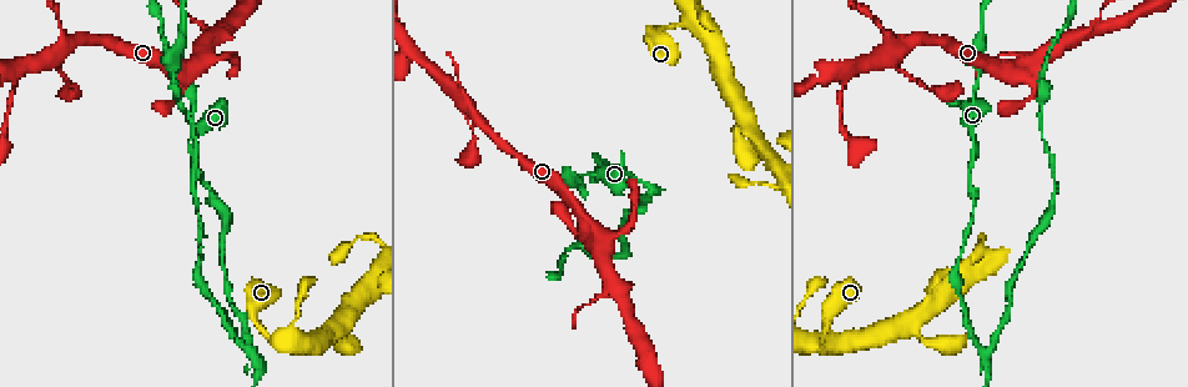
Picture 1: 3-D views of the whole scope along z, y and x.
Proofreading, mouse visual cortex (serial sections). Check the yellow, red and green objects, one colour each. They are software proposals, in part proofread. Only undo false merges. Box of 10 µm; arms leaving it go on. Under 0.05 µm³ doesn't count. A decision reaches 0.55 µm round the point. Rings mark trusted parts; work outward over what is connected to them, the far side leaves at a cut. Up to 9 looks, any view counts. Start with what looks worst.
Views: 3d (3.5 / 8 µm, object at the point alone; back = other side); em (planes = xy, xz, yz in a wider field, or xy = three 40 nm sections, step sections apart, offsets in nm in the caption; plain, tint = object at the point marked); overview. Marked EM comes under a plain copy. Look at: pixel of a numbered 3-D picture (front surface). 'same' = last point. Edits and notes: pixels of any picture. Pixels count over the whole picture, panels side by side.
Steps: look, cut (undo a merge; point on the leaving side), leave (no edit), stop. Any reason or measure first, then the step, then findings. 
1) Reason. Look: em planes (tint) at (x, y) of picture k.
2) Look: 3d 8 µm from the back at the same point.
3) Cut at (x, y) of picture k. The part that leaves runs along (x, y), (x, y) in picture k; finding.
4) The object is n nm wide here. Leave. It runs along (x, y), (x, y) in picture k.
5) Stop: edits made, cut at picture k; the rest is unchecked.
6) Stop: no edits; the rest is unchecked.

Three-way junction. Look: 3d 3.5 µm at (987, 352) of picture 1.

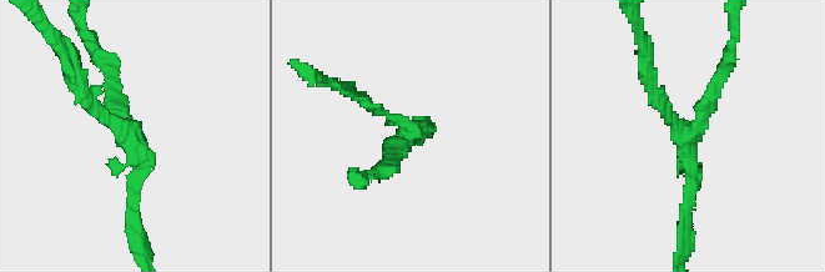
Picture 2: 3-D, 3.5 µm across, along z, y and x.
Look: em xy step 3 (tint) at (407, 130) of picture 2.

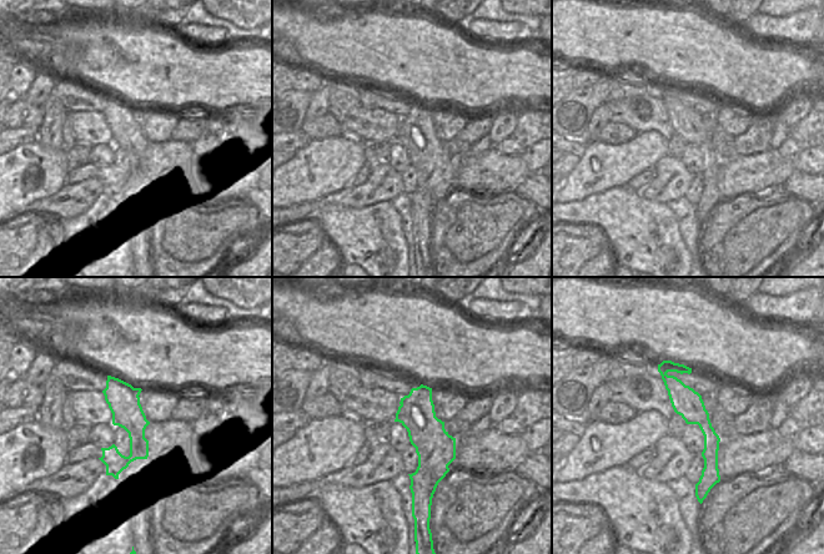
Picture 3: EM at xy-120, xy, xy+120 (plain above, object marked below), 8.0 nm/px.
The object is 300 nm wide here. Cut at (685, 213) of picture 2. The part that leaves runs along (690, 131), (707, 112), (735, 36) in picture 2; two cells meet here.

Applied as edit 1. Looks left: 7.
Small branch off a trunk. Look: 3d 3.5 µm at (816, 346) of picture 1.

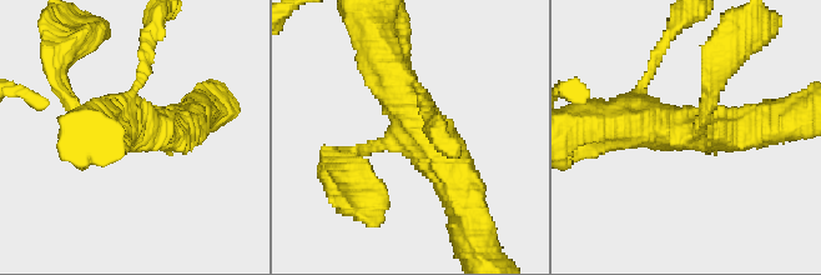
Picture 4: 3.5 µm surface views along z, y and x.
3 arms meet here; the arms are 150, 400, 500 nm wide. Look: em xy step 2 (tint) at (411, 136) of picture 4.

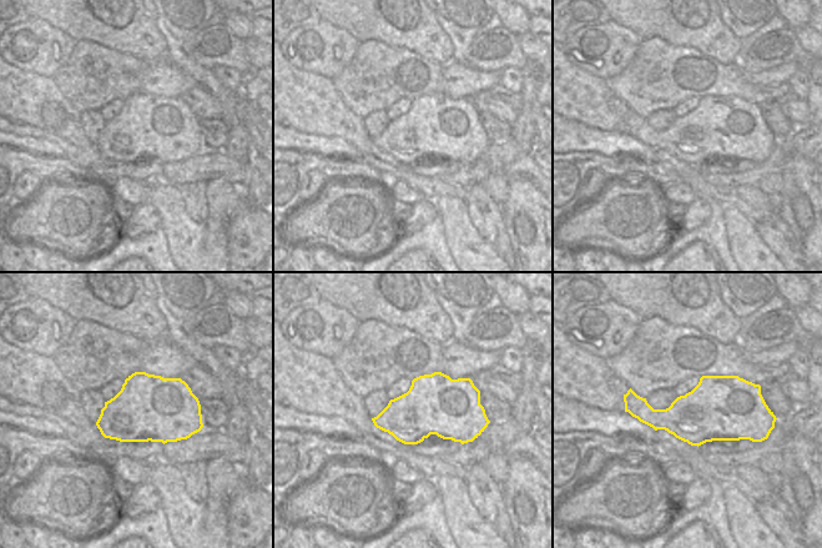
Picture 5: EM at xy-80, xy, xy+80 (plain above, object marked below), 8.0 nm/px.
Leave. It runs along (346, 158), (414, 135), (464, 196) in picture 4; continuous, no second cell.

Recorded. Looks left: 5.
Sharp bend. Look: 3d 3.5 µm at (764, 184) of picture 1.

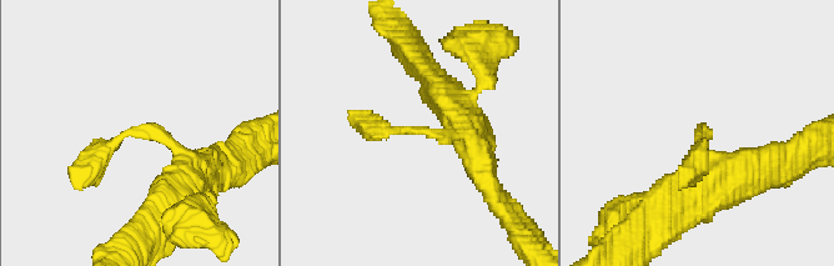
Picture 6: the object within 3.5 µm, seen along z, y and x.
Shape alone is not enough. Look: em planes (tint) at (417, 132) of picture 6.

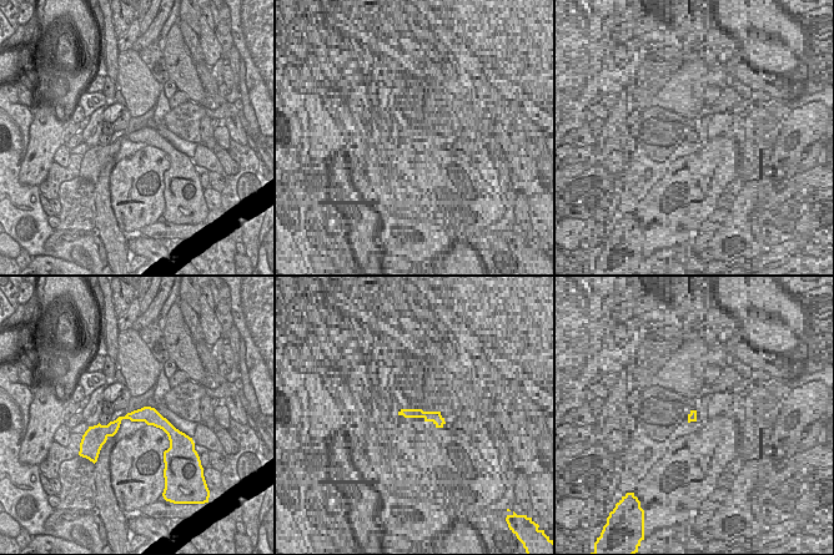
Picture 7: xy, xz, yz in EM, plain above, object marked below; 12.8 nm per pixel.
Leave. It runs along (465, 124), (426, 134), (372, 128), (357, 114) in picture 6; one cell here.

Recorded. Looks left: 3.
Thin arm on a thick one. Look: 3d 8 µm at (894, 56) of picture 1.

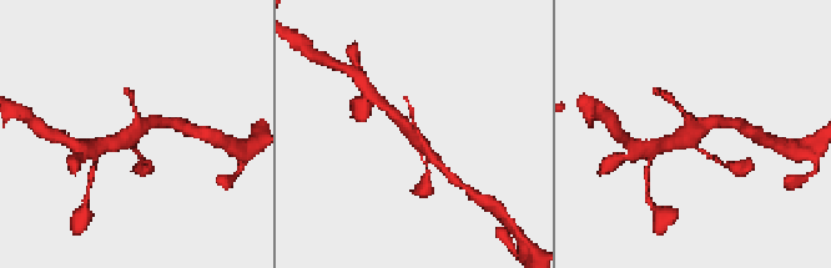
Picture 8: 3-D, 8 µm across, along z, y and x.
Look: 3d 3.5 µm at the same point.

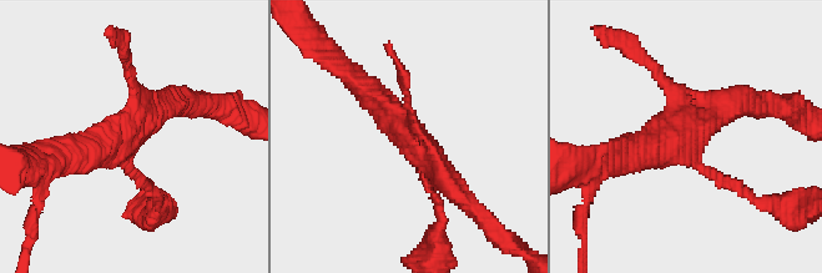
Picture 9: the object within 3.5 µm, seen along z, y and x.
Look: em xy step 5 (tint) at (126, 133) of picture 9.

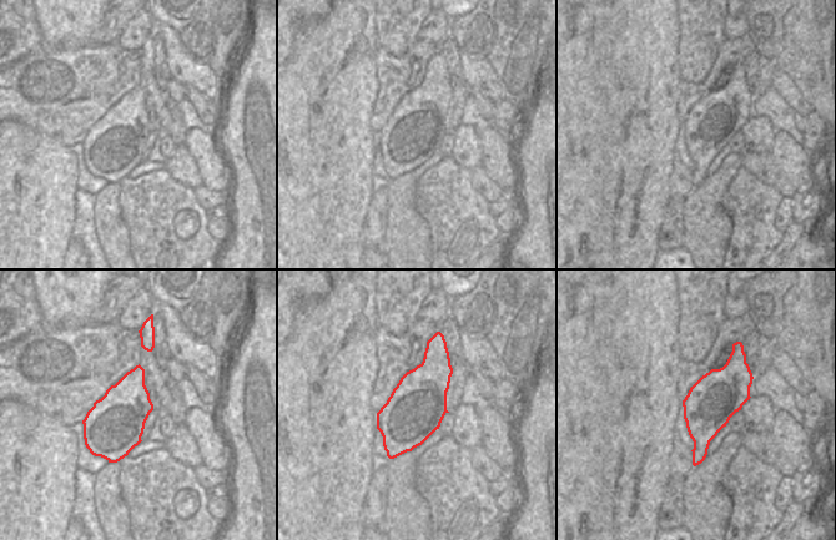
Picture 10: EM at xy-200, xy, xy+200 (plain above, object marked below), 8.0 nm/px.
The object is 460 nm wide here. Leave. It runs along (455, 188), (352, 76) in picture 9; all the same cell.

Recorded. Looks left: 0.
Stop: edits made, cut at picture 2; the rest is unchecked.

